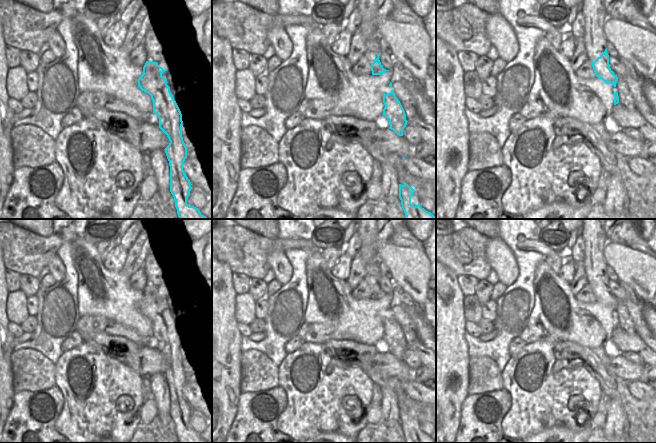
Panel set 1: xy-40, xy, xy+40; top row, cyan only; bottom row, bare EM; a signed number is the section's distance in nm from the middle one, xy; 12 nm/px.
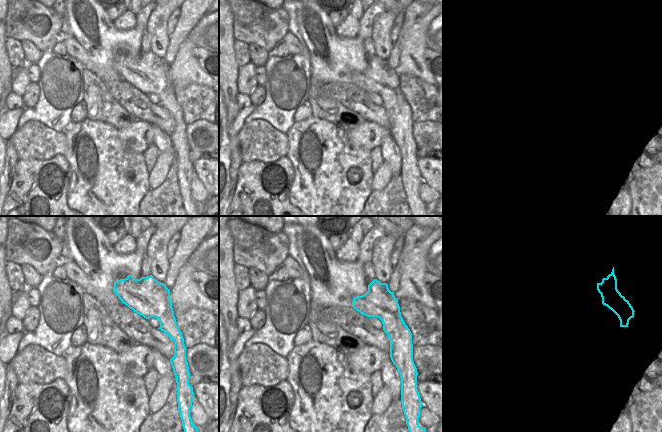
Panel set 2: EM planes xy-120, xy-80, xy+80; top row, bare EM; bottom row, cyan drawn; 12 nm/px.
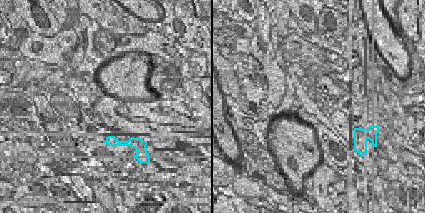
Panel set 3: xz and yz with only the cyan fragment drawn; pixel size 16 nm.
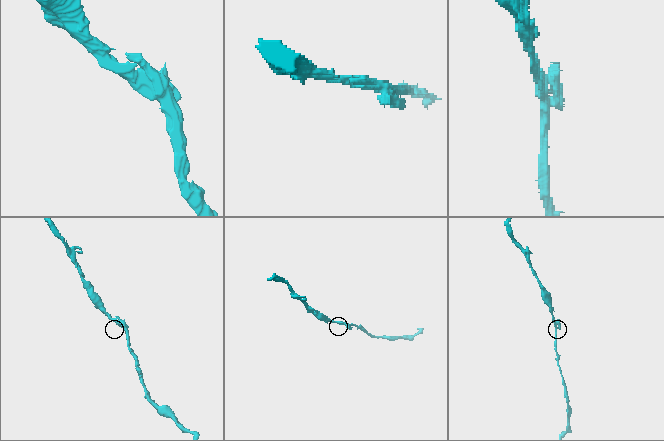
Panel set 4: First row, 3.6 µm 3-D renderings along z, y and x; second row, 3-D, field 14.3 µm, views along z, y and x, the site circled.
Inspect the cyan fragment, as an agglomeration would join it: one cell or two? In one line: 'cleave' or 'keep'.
cleave

